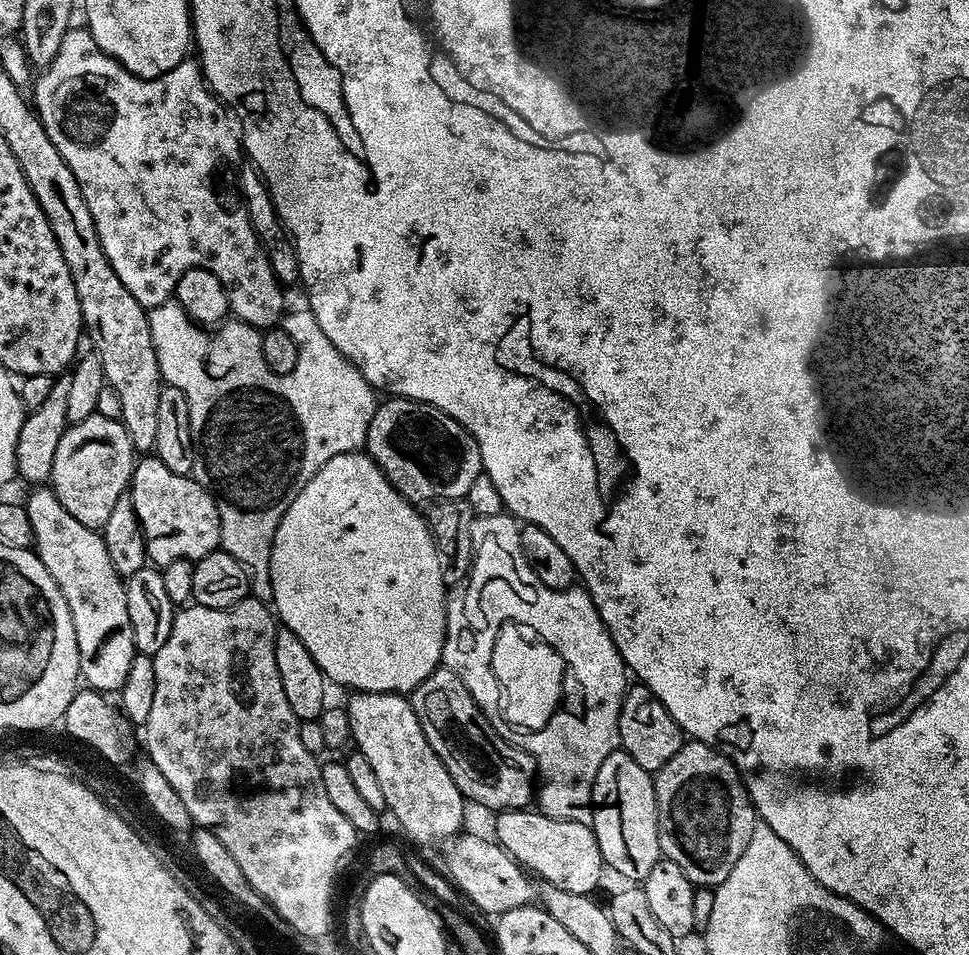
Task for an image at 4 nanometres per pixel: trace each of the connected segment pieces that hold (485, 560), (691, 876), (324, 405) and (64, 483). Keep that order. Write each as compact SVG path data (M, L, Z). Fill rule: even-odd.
M499 512L493 516L478 516L472 522L472 539L484 545L479 545L478 550L472 554L472 568L469 570L466 583L457 587L456 592L447 597L446 615L448 626L444 633L443 667L449 668L470 690L474 702L484 712L484 716L491 721L496 717L496 696L492 693L492 683L497 680L504 691L504 716L510 723L516 724L520 716L516 713L516 691L520 688L520 676L524 679L524 692L532 696L532 728L529 736L518 740L519 747L525 749L532 759L536 761L537 773L542 774L542 785L538 790L538 808L546 816L553 816L559 820L573 820L588 824L592 819L592 787L594 778L598 778L598 770L610 754L617 751L620 743L618 734L618 718L620 717L620 700L626 691L624 676L626 669L624 660L618 654L590 594L582 586L564 588L561 592L550 590L538 582L534 570L526 566L526 558L522 558L522 546L520 545L520 528L515 516ZM507 620L513 620L516 624L527 624L529 629L537 637L541 636L546 624L540 626L539 620L548 620L548 636L544 640L556 642L572 642L572 678L576 678L576 694L574 702L570 704L569 711L572 718L562 718L562 722L556 722L554 718L558 704L558 660L555 655L539 656L536 648L530 641L524 640L519 644L516 641L516 628L512 624L504 624ZM521 648L524 653L520 660L512 656Z
M689 739L654 773L658 842L663 859L674 862L693 884L708 890L726 882L758 823L740 769L719 748Z
M172 298L148 312L150 338L154 338L154 354L158 354L163 383L178 386L178 390L186 394L186 402L190 406L190 434L194 450L190 475L216 500L220 548L248 571L251 595L265 602L272 599L270 554L274 534L290 502L298 498L302 486L306 486L306 482L310 482L310 478L314 478L330 458L365 447L370 418L374 418L378 403L377 389L369 386L360 371L332 345L312 312L307 308L291 312L284 314L280 327L298 347L298 361L285 376L274 374L266 366L266 358L262 358L261 329L228 318L211 336L203 332L208 330Z
M97 414L82 418L77 424L69 424L62 434L58 451L54 454L50 487L58 502L62 502L82 526L100 530L106 518L110 518L118 498L127 493L133 467L134 449L123 423Z

